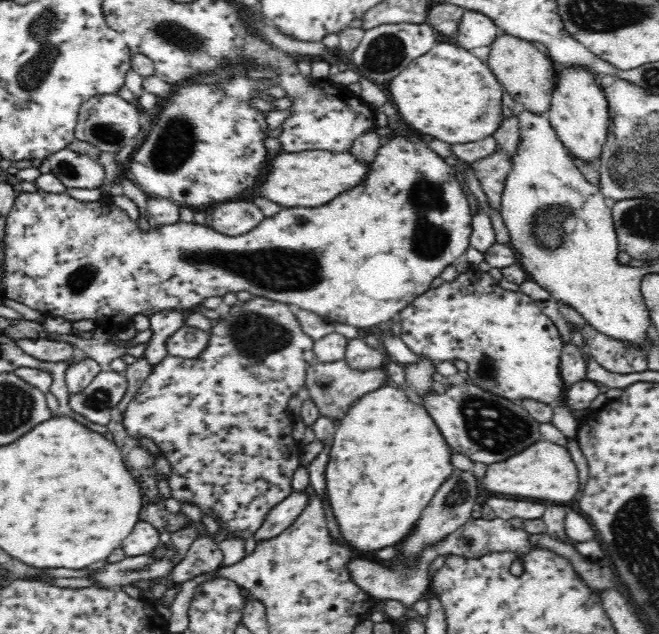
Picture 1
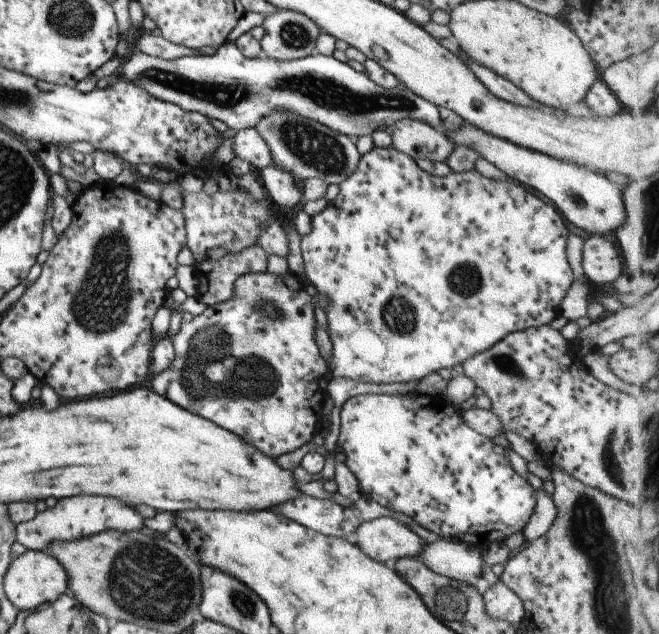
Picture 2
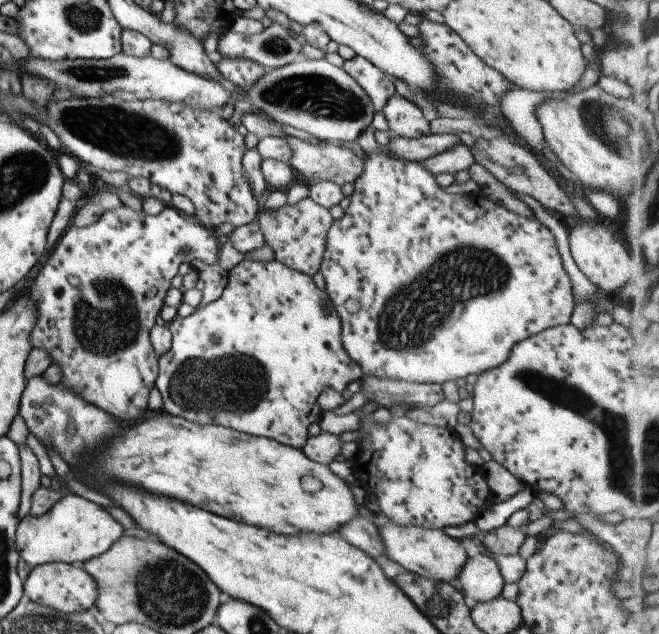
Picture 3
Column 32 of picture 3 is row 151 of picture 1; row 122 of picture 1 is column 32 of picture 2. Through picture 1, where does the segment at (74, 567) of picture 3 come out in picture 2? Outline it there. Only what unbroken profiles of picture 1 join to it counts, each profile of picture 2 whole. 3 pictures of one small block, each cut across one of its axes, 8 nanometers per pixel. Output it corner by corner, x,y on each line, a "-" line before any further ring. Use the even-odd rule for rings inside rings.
27,550
10,563
4,575
4,590
7,599
20,611
38,608
44,603
58,601
68,588
66,569
50,552

